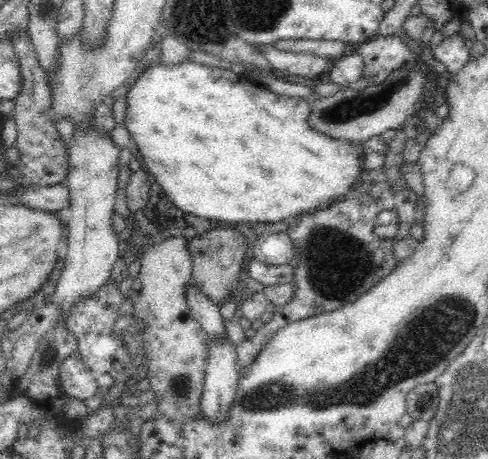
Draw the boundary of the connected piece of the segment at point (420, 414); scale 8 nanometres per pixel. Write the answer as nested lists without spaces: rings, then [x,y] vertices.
[[[435,382],[422,383],[406,394],[406,410],[413,419],[430,422],[438,410],[440,389]]]

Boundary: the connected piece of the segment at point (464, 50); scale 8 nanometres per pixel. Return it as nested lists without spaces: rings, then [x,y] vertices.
[[[459,33],[444,38],[436,48],[433,56],[438,62],[446,65],[446,76],[458,73],[472,58],[470,54],[469,42]]]

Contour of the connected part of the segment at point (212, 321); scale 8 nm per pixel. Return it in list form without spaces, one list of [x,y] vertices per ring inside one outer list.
[[[192,282],[186,288],[185,297],[191,315],[202,325],[203,331],[208,335],[209,341],[226,338],[224,319],[220,315],[219,306],[202,294]]]

